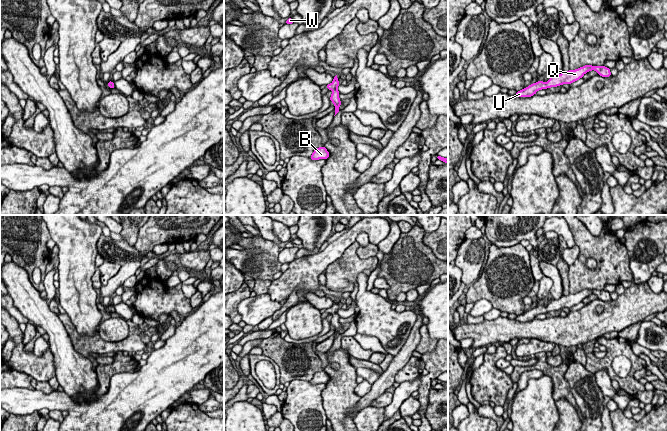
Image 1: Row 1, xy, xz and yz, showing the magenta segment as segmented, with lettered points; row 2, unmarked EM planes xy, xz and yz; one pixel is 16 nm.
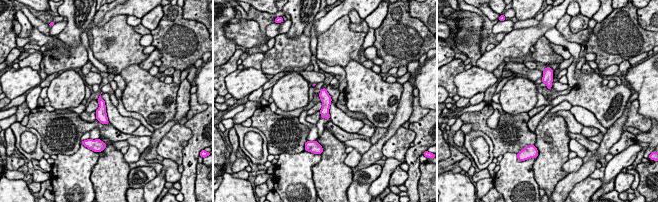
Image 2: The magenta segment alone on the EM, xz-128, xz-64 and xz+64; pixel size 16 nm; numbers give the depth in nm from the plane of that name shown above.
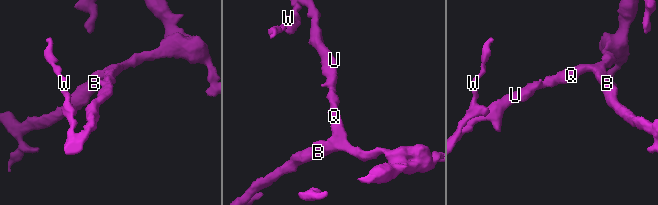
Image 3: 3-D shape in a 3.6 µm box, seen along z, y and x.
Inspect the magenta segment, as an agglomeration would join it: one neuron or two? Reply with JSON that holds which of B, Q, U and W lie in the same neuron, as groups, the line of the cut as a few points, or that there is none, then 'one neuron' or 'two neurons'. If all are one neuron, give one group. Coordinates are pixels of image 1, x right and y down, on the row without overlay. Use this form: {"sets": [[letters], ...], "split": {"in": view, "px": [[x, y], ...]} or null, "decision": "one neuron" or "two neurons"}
{"sets": [["B", "Q", "U", "W"]], "split": null, "decision": "one neuron"}

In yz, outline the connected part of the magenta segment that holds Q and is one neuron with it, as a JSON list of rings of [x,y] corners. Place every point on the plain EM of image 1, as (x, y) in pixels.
[[[585,289],[581,292],[578,292],[576,294],[569,294],[568,296],[562,296],[558,300],[552,299],[550,303],[548,303],[548,306],[545,307],[544,305],[537,305],[535,308],[532,307],[527,312],[524,312],[521,315],[516,316],[515,320],[517,321],[531,321],[538,314],[546,313],[550,311],[557,311],[562,308],[571,308],[574,305],[577,305],[578,303],[582,302],[583,299],[591,294],[595,294],[598,299],[601,299],[602,301],[610,301],[611,296],[610,293],[605,290],[592,290],[592,289]]]

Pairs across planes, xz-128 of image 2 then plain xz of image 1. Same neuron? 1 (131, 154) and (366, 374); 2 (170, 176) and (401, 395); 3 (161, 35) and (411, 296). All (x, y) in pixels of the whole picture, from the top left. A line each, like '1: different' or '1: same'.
1: different
2: different
3: different

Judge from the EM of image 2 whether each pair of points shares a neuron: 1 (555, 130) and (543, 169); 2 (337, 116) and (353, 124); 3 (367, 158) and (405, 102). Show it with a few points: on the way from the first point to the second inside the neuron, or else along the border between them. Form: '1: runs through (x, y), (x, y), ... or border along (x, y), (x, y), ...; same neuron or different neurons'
1: runs through (555, 140), (555, 152), (550, 159); same neuron
2: runs through (341, 120), (349, 124); same neuron
3: runs through (379, 144), (390, 133), (402, 116); same neuron

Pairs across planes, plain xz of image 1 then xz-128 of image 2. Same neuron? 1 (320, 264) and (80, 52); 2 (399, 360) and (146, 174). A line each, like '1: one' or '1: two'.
1: one
2: two

